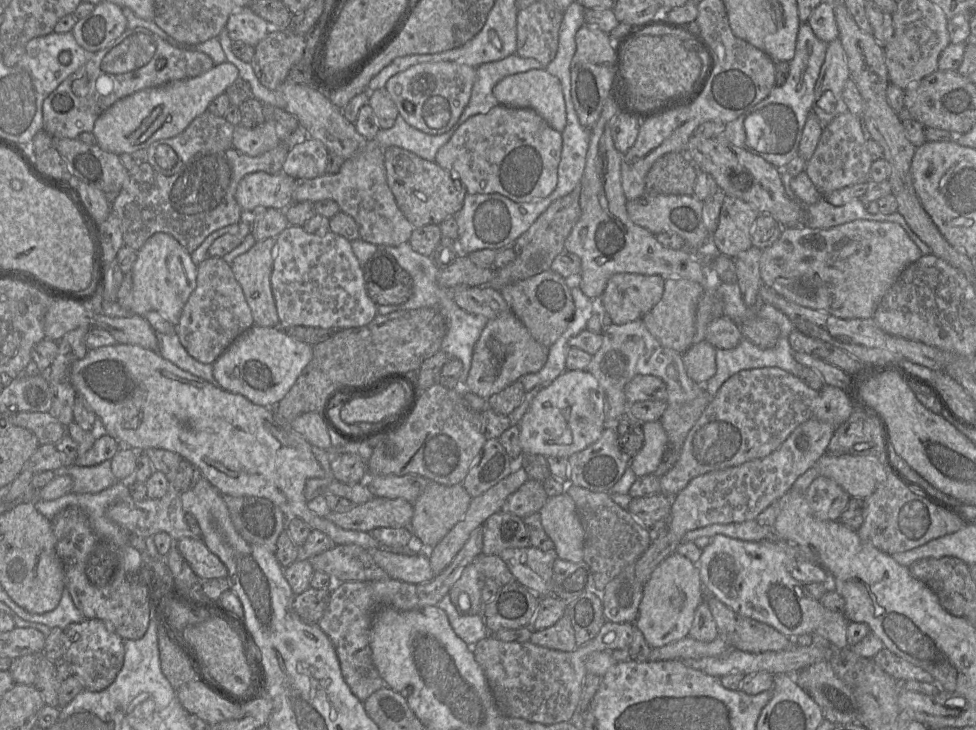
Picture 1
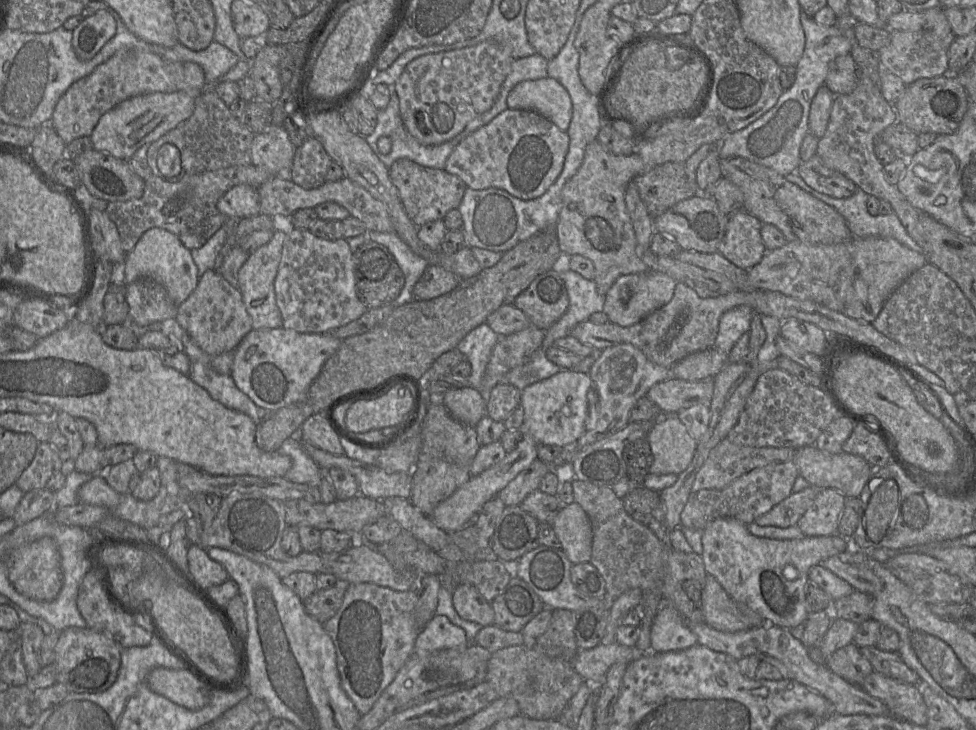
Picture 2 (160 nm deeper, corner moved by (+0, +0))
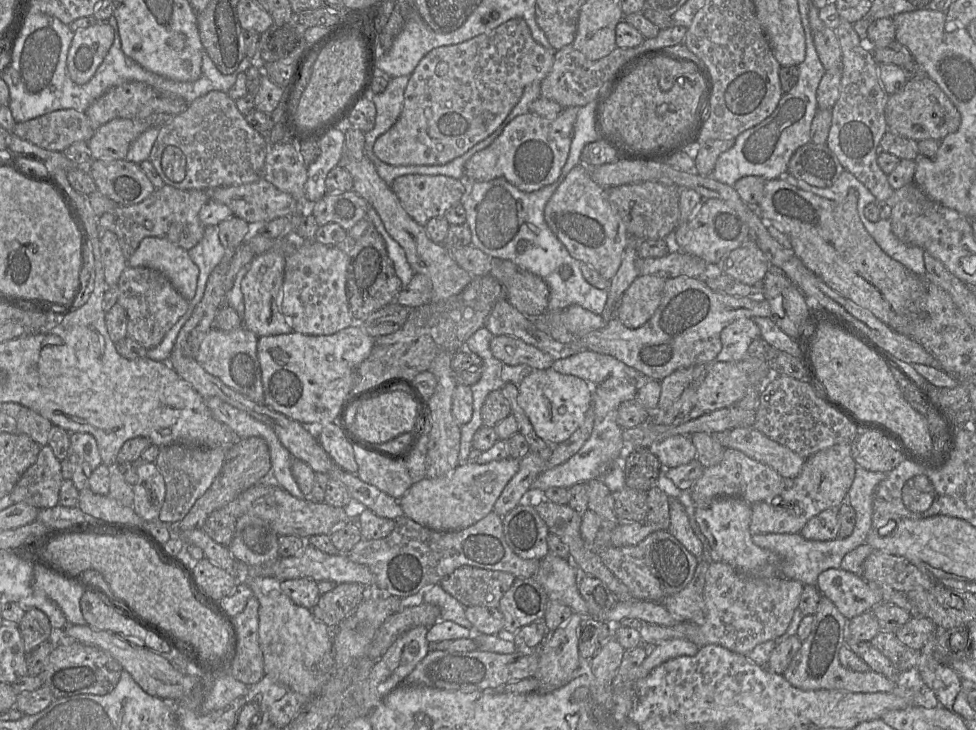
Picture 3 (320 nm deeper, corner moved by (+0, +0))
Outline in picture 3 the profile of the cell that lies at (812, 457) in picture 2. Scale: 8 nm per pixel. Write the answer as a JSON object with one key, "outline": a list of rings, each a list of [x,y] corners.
{"outline":[[[753,427],[714,432],[711,436],[724,448],[743,452],[748,457],[769,466],[783,478],[794,479],[805,461],[805,458],[769,439]]]}

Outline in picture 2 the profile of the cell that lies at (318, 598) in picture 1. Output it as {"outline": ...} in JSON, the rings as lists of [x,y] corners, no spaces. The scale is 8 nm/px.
{"outline":[[[337,580],[332,588],[316,590],[302,601],[307,614],[321,624],[332,618],[342,605],[346,585],[350,584]]]}

